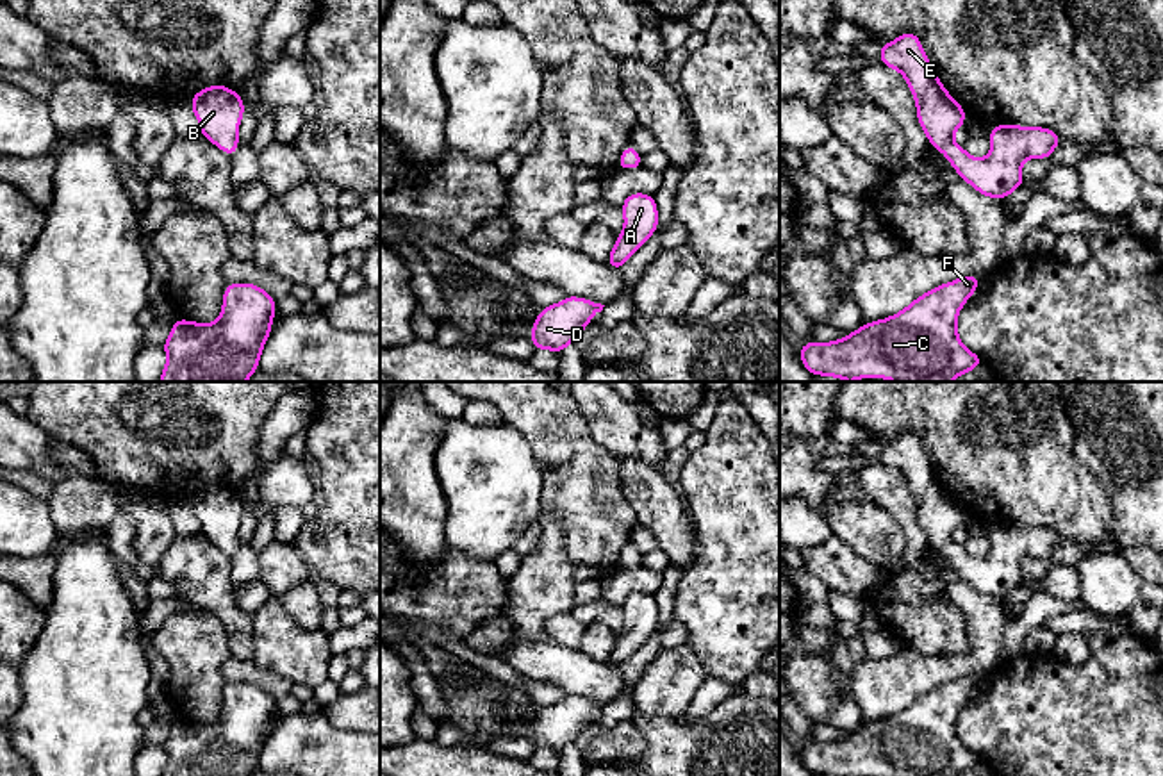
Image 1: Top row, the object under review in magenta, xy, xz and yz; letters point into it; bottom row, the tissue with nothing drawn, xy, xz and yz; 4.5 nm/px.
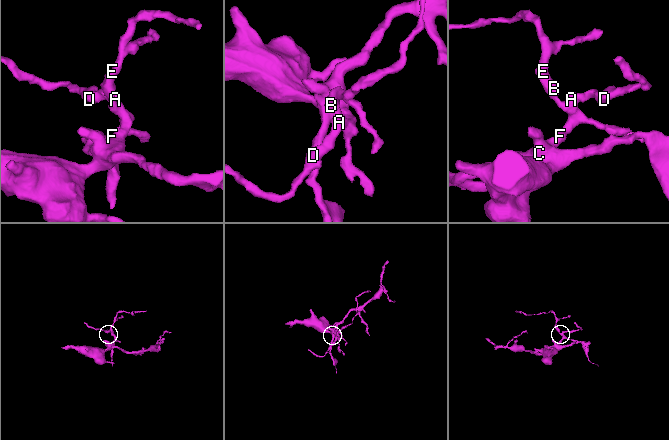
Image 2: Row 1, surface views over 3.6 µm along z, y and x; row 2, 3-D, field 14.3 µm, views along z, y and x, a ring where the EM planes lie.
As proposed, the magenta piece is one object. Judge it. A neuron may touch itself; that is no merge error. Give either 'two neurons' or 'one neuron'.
one neuron

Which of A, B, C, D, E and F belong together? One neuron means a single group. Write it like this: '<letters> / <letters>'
A B C D E F

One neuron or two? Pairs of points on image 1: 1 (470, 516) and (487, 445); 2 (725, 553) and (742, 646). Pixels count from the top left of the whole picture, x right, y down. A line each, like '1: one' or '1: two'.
1: one
2: one

